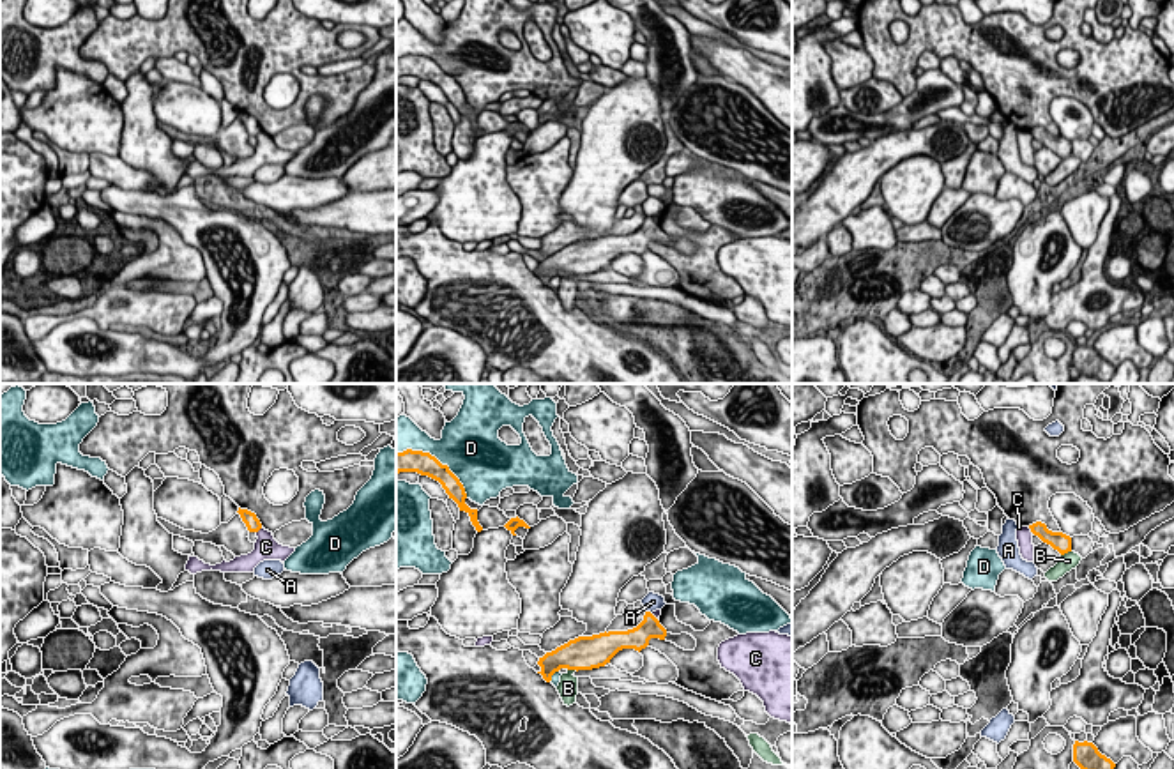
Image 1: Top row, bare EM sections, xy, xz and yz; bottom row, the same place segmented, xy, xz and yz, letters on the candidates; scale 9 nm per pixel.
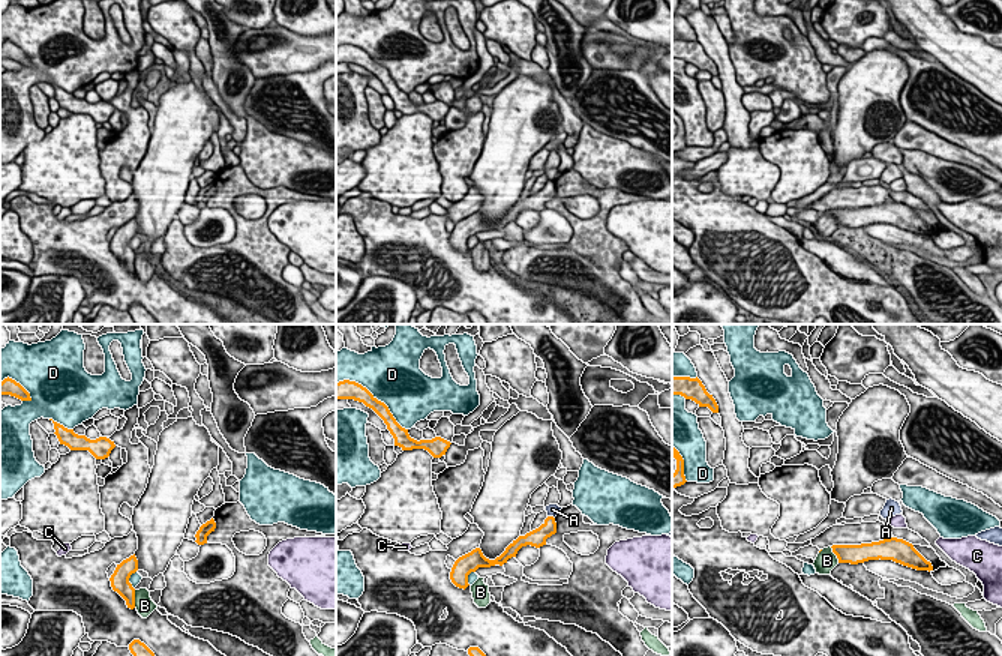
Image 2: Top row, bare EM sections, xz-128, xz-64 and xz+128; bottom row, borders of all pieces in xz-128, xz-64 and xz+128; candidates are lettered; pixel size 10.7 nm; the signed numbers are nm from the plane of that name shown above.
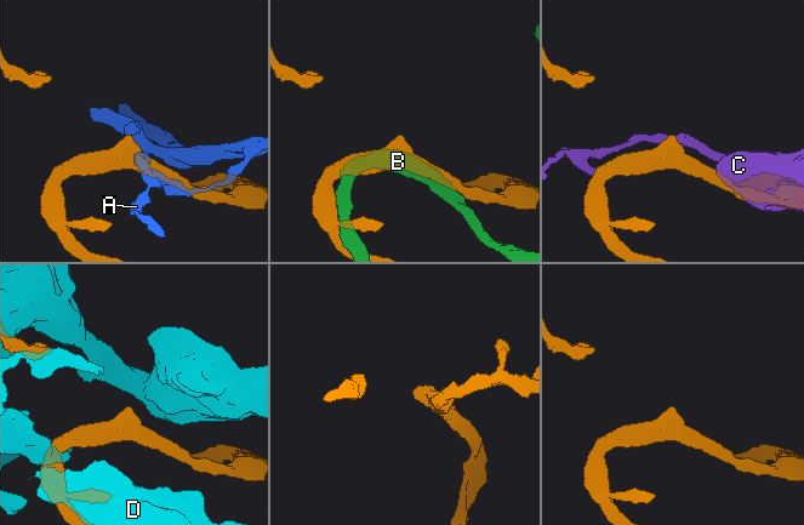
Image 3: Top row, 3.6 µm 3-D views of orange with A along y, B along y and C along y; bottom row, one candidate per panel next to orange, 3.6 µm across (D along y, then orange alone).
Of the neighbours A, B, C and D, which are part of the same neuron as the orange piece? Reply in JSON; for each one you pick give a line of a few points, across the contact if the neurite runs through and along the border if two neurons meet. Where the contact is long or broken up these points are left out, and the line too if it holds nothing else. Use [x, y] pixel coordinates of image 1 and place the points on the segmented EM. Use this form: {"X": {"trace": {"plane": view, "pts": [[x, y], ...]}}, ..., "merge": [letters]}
{"merge": ["B"]}

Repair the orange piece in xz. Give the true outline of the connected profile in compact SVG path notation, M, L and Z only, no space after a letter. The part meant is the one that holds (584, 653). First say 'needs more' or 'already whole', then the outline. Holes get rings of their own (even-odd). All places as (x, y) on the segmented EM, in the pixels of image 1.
already whole; M645 612L644 621L633 629L578 636L552 652L546 652L537 661L541 666L537 674L550 682L552 675L560 668L576 672L599 668L610 663L622 649L635 649L640 652L649 645L651 638L665 640L665 636L667 629L651 612Z

